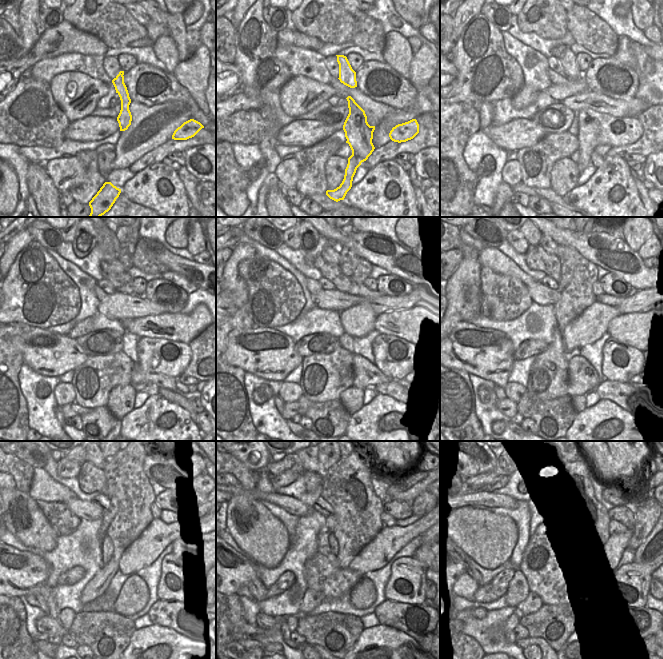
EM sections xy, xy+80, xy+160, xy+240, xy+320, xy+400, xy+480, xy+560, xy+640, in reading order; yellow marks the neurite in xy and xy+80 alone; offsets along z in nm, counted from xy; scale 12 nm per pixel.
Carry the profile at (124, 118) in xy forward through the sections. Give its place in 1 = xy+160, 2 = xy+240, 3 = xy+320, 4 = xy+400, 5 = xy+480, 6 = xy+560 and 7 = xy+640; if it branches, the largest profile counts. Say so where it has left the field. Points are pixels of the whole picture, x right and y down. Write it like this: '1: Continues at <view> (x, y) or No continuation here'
1: Continues at xy+160 (596, 129)
2: Continues at xy+240 (156, 355)
3: Continues at xy+320 (395, 359)
4: Continues at xy+400 (621, 363)
5: Continues at xy+480 (177, 582)
6: Continues at xy+560 (406, 584)
7: Continues at xy+640 (630, 584).

